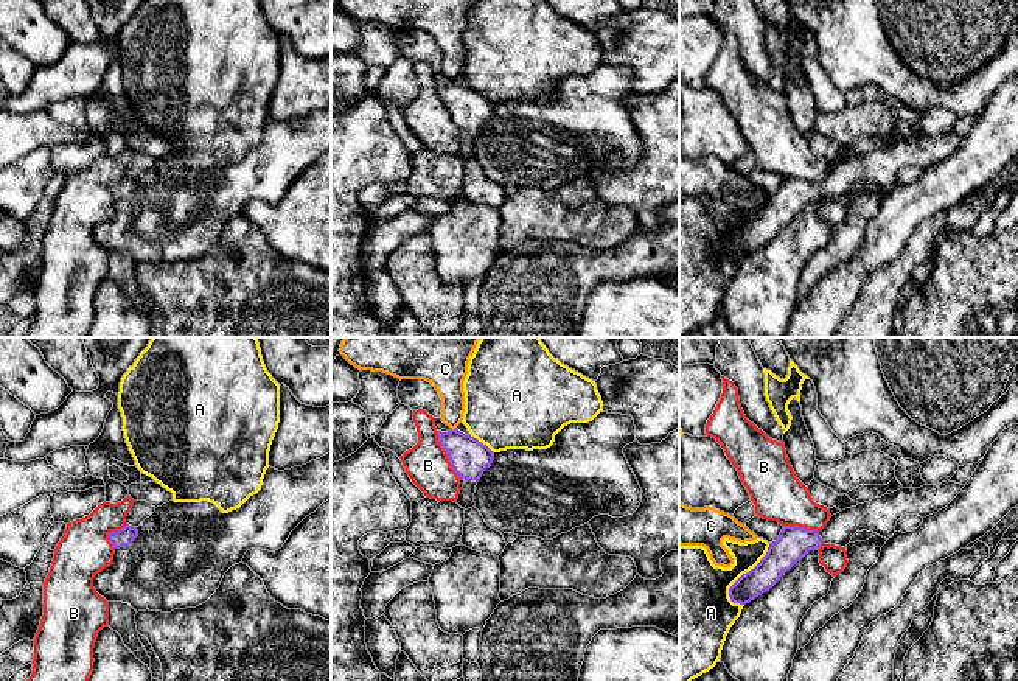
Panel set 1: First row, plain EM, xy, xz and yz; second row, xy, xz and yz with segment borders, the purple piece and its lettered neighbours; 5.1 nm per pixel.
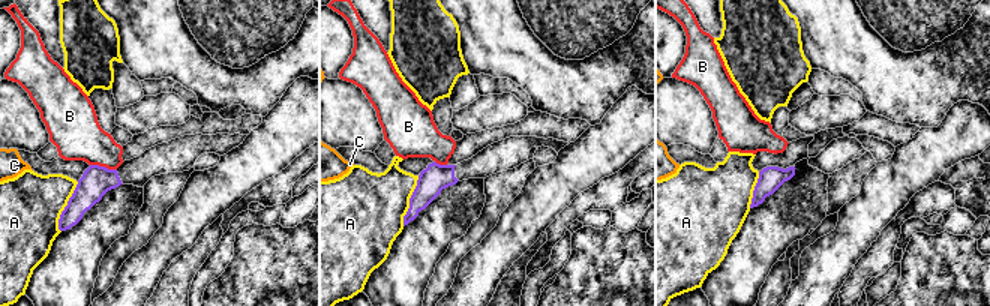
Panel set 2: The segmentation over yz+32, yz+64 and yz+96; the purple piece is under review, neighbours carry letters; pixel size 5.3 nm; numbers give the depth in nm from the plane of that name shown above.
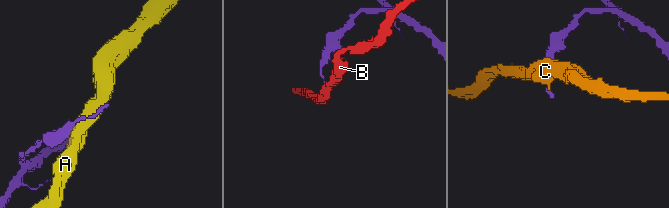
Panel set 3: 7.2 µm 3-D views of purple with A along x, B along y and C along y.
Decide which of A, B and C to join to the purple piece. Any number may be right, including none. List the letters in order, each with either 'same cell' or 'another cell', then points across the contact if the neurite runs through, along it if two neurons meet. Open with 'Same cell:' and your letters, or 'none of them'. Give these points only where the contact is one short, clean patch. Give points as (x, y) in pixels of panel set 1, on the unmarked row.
Same cell: none of them
A: another cell
B: another cell
C: another cell

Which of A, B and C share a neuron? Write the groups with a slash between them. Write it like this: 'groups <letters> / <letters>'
groups A / B / C

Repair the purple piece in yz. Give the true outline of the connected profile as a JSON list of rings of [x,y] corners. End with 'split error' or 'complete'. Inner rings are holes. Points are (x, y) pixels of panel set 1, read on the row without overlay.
[[[942,134],[920,140],[900,140],[830,169],[822,182],[783,177],[779,190],[769,194],[760,215],[743,225],[730,239],[734,255],[746,257],[769,243],[797,213],[822,196],[847,199],[856,183],[873,183],[886,191],[895,185],[897,173],[905,166],[926,169],[945,160],[965,137]]]; split error

